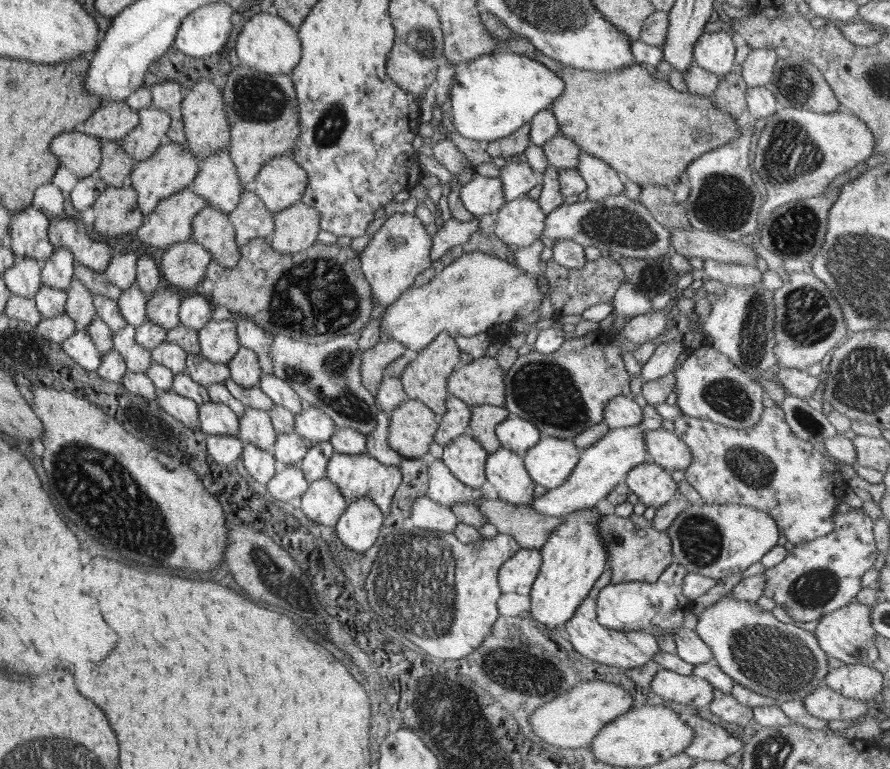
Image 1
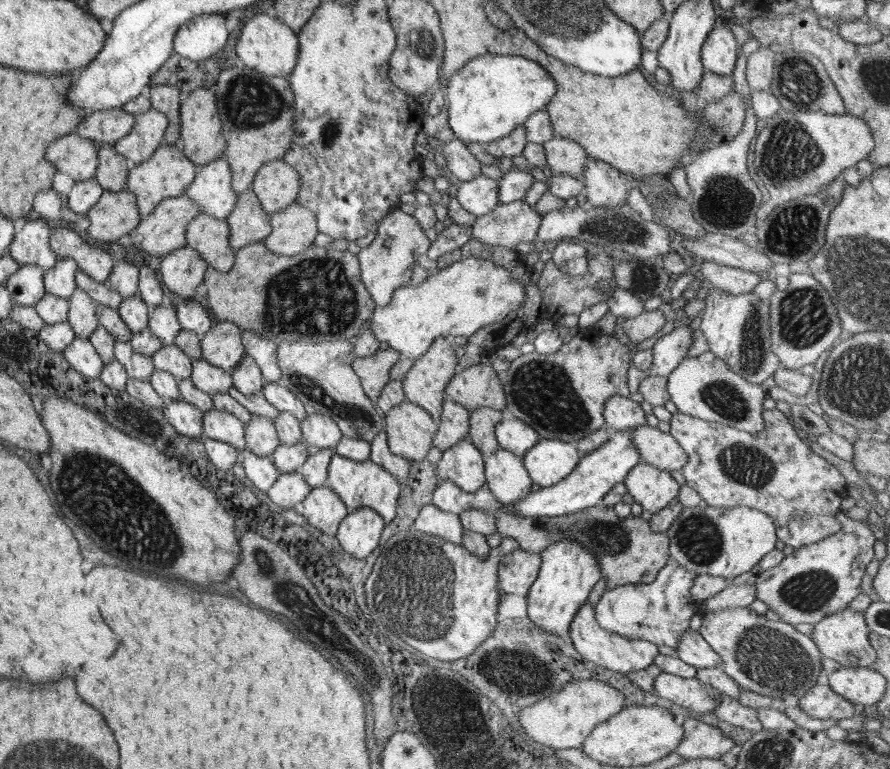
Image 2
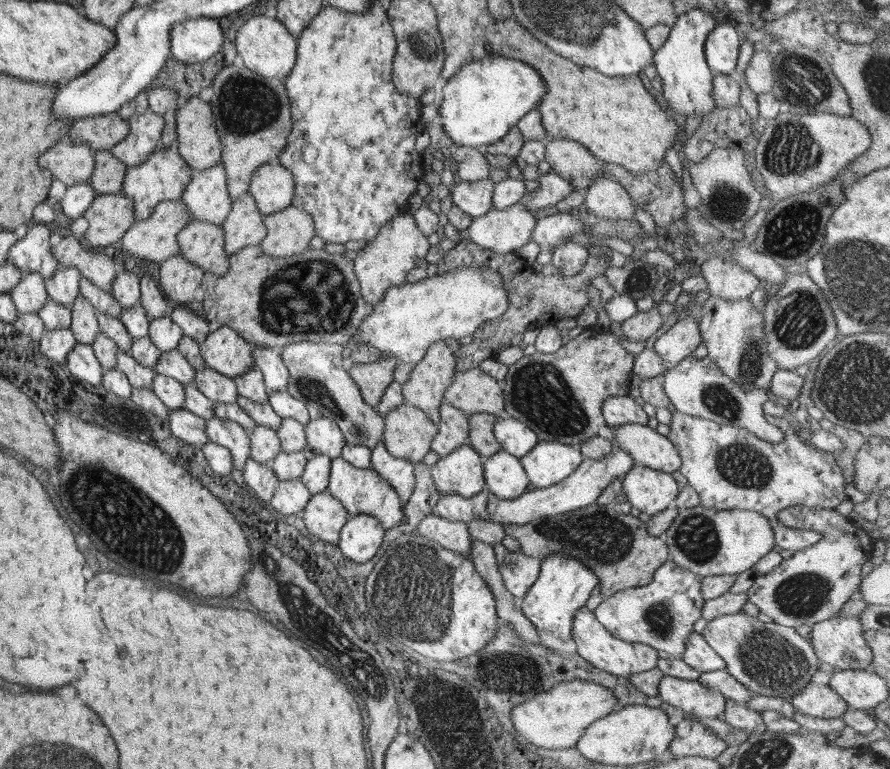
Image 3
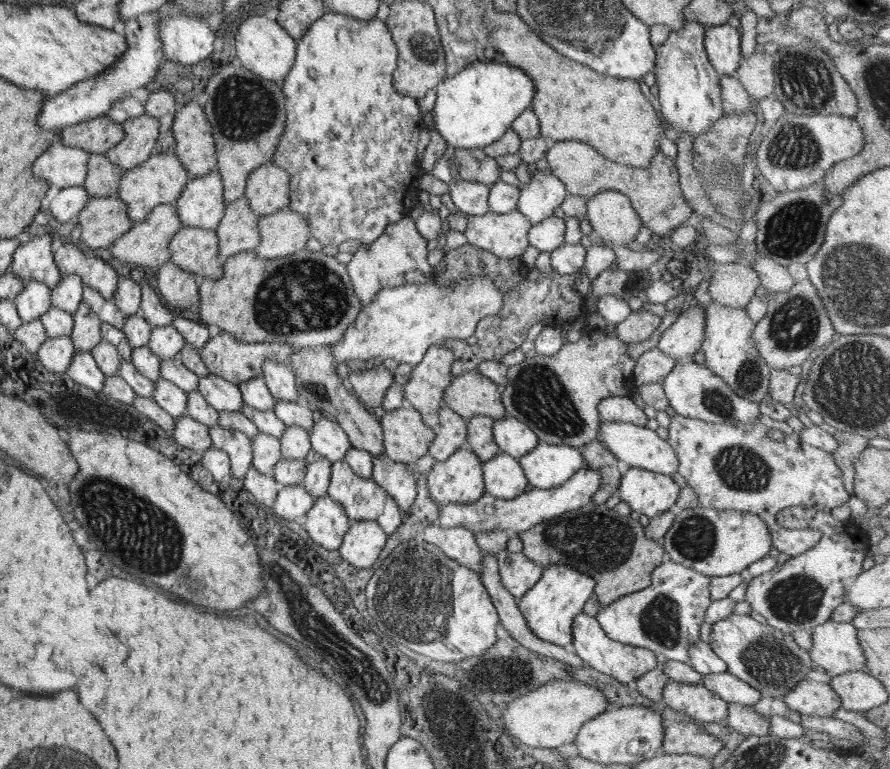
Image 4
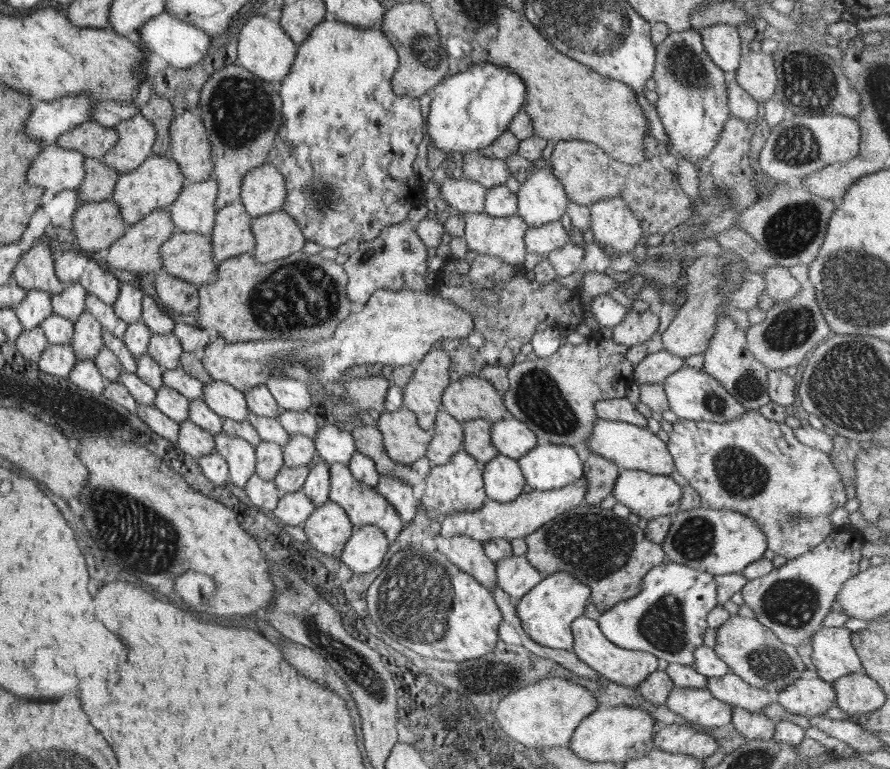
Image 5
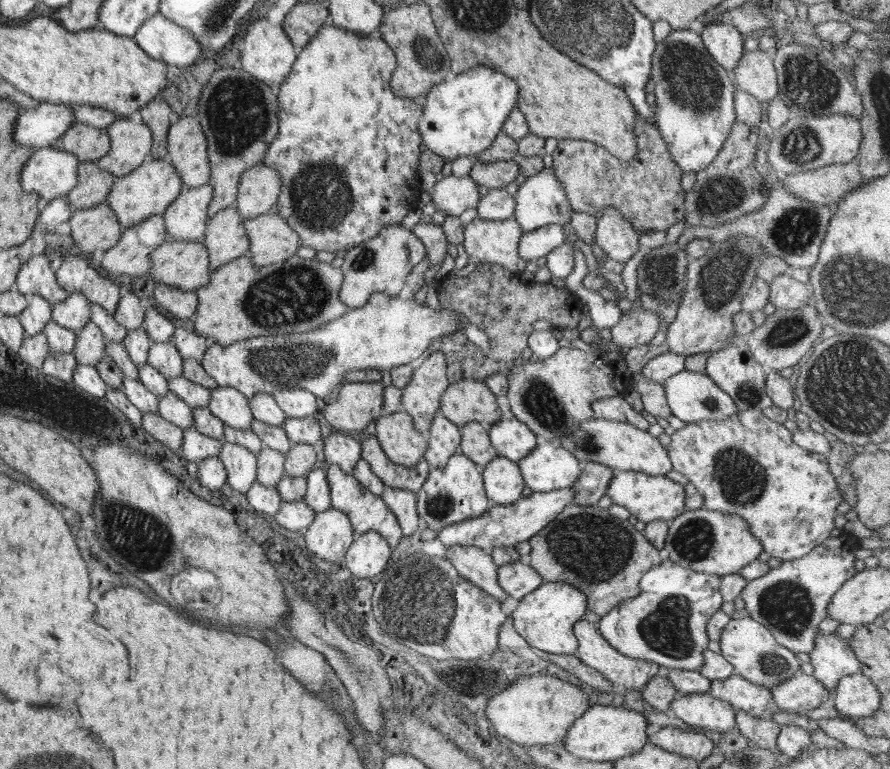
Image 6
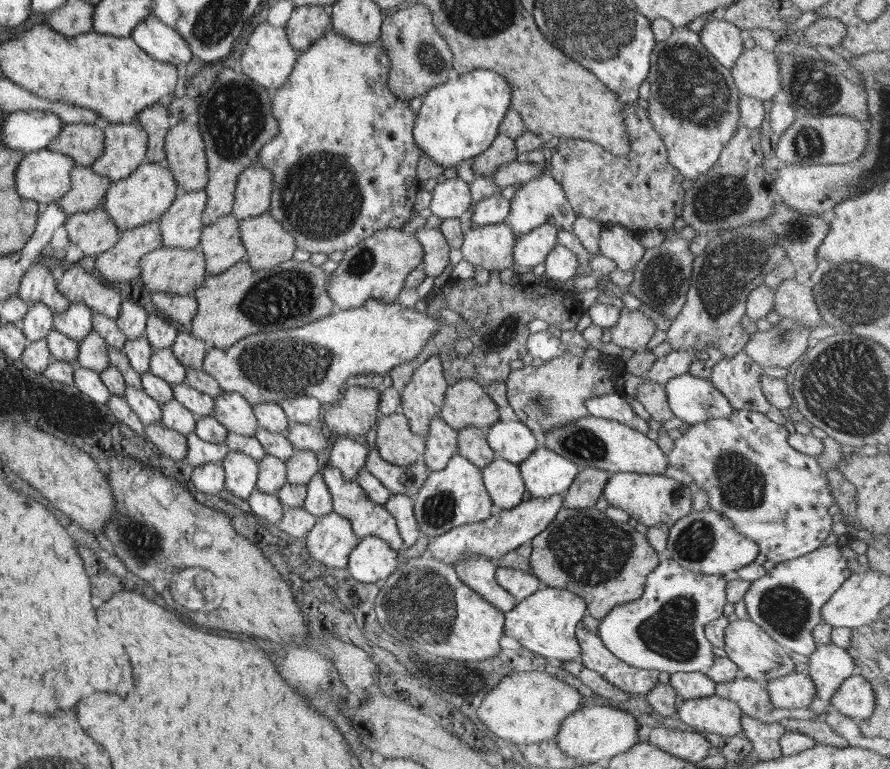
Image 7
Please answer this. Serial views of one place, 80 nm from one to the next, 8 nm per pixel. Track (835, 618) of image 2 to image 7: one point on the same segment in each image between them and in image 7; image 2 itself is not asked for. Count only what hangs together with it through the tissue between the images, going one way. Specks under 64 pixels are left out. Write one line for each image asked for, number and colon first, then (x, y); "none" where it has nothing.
3: (838, 641)
4: (836, 649)
5: (833, 655)
6: (832, 658)
7: (829, 665)

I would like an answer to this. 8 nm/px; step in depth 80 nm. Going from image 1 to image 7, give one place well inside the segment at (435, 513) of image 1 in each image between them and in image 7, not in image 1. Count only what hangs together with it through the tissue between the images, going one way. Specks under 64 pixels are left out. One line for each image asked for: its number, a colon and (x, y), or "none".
2: (430, 519)
3: (454, 535)
4: (459, 543)
5: (467, 554)
6: (478, 567)
7: (477, 571)

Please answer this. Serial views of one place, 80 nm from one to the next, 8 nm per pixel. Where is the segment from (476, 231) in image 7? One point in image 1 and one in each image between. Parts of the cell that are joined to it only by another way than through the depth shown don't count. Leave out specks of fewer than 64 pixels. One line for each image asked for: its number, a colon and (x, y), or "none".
1: (521, 222)
2: (509, 224)
3: (505, 231)
4: (506, 235)
5: (502, 237)
6: (485, 240)

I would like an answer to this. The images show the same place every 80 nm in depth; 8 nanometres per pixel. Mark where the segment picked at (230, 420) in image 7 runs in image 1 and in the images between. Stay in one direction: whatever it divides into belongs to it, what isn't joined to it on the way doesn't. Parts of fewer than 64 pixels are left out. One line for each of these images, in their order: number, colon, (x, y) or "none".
1: (205, 372)
2: (207, 377)
3: (221, 389)
4: (224, 396)
5: (224, 399)
6: (229, 404)

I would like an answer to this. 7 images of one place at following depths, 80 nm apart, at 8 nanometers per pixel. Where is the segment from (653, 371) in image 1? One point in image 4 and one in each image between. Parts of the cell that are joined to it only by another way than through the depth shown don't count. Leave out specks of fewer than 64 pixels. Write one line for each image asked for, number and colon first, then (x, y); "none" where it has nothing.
2: (669, 351)
3: (682, 339)
4: (685, 336)

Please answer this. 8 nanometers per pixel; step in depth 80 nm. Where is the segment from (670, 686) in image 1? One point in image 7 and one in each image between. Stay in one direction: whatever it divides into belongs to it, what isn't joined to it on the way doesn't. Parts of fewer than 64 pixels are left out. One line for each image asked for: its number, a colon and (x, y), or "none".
2: (689, 693)
3: (692, 697)
4: (695, 700)
5: (695, 705)
6: (703, 710)
7: (714, 714)

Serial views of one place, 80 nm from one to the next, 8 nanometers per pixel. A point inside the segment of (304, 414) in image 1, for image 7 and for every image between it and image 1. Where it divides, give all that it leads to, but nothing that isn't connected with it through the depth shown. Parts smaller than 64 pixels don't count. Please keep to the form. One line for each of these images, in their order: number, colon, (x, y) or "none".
2: (319, 430)
3: (325, 437)
4: (328, 440)
5: (334, 444)
6: (344, 450)
7: (346, 454)

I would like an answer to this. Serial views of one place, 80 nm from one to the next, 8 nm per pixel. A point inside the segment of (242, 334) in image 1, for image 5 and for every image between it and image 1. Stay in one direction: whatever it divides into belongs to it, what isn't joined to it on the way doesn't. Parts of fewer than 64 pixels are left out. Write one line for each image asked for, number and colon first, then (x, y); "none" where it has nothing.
2: (264, 351)
3: (268, 359)
4: (280, 379)
5: (291, 394)

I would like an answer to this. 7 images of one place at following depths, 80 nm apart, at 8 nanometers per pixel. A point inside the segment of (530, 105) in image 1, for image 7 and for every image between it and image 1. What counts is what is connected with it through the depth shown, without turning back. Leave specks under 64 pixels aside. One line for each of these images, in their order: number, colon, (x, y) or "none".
2: (492, 95)
3: (479, 105)
4: (474, 107)
5: (469, 110)
6: (462, 116)
7: (458, 120)

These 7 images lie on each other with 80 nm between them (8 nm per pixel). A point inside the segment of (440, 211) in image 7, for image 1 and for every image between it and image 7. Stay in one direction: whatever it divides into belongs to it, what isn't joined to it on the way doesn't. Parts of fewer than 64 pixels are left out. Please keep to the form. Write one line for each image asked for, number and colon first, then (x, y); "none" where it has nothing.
1: (481, 196)
2: (479, 196)
3: (475, 198)
4: (471, 198)
5: (468, 196)
6: (454, 195)

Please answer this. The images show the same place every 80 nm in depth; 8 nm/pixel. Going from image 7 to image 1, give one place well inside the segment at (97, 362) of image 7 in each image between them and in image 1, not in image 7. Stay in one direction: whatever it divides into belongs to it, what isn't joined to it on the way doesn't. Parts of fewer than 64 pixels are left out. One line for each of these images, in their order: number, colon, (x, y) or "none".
1: (80, 307)
2: (82, 316)
3: (84, 324)
4: (86, 333)
5: (87, 340)
6: (90, 345)

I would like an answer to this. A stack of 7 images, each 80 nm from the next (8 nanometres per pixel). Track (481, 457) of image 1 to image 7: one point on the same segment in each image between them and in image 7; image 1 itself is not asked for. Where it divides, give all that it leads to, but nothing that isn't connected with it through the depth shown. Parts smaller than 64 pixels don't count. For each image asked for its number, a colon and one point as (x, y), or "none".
2: (464, 464)
3: (461, 471)
4: (459, 479)
5: (458, 485)
6: (455, 492)
7: (455, 495)

